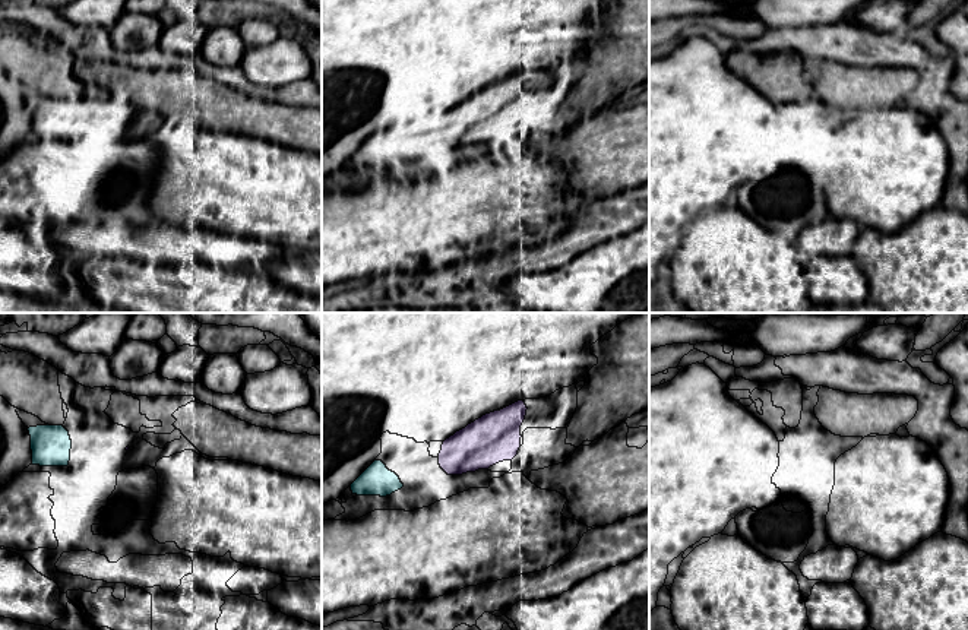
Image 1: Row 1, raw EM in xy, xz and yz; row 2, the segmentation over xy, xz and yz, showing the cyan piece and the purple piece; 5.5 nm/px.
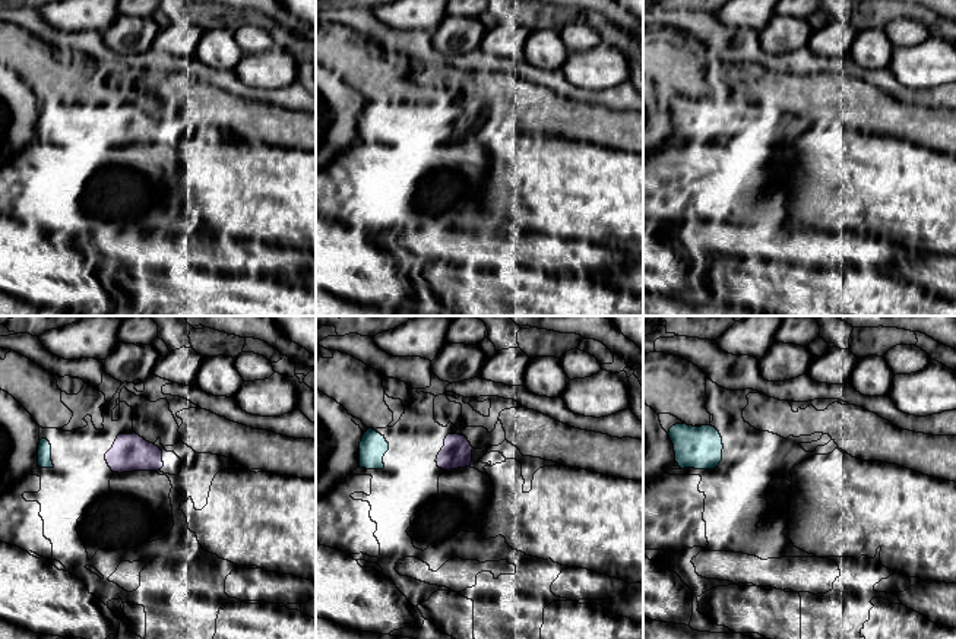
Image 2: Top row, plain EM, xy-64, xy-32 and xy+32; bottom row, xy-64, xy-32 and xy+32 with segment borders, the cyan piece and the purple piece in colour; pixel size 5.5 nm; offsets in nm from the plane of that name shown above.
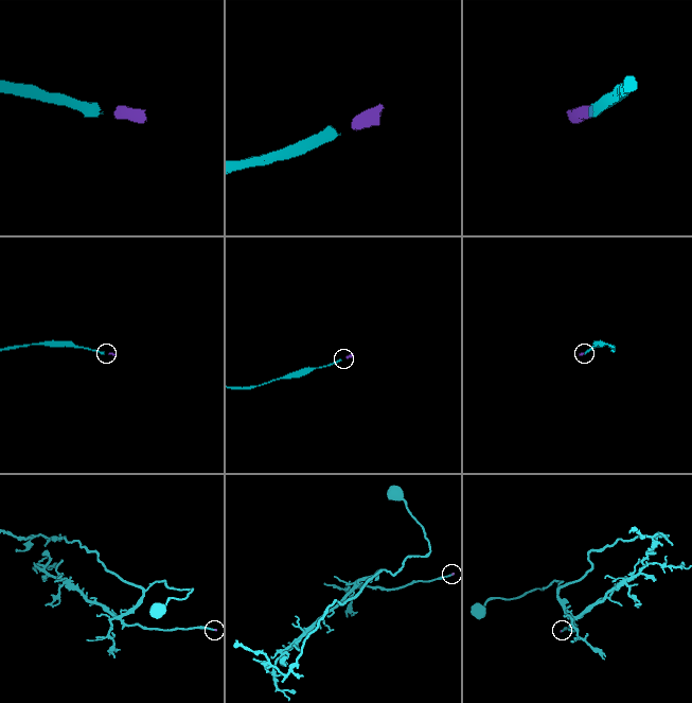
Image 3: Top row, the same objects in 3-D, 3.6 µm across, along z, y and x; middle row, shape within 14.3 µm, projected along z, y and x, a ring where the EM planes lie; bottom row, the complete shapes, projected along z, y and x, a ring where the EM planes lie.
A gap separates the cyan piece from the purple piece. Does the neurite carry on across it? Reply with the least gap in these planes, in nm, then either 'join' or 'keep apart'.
220 nm | join

